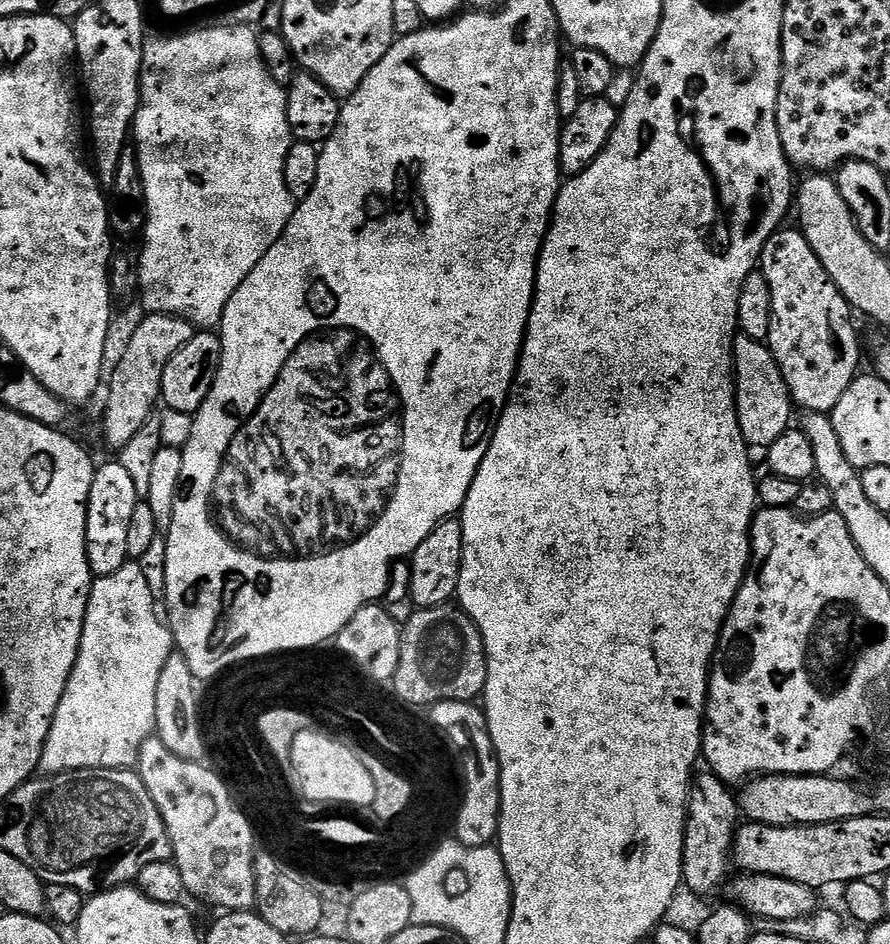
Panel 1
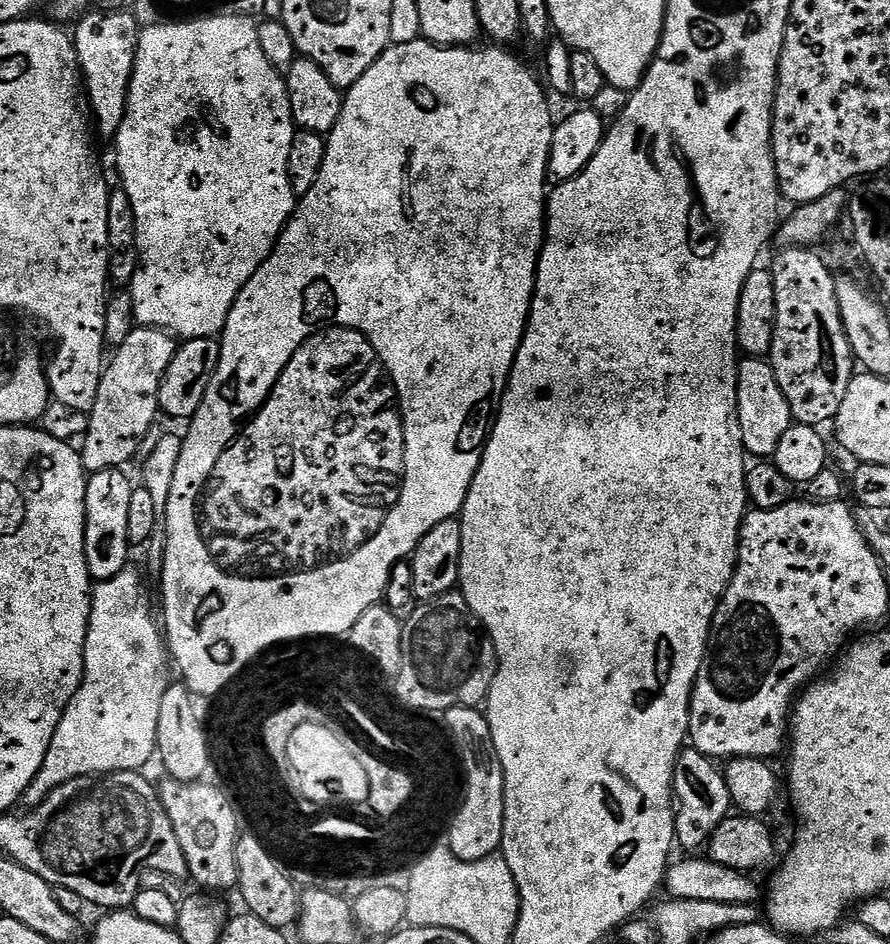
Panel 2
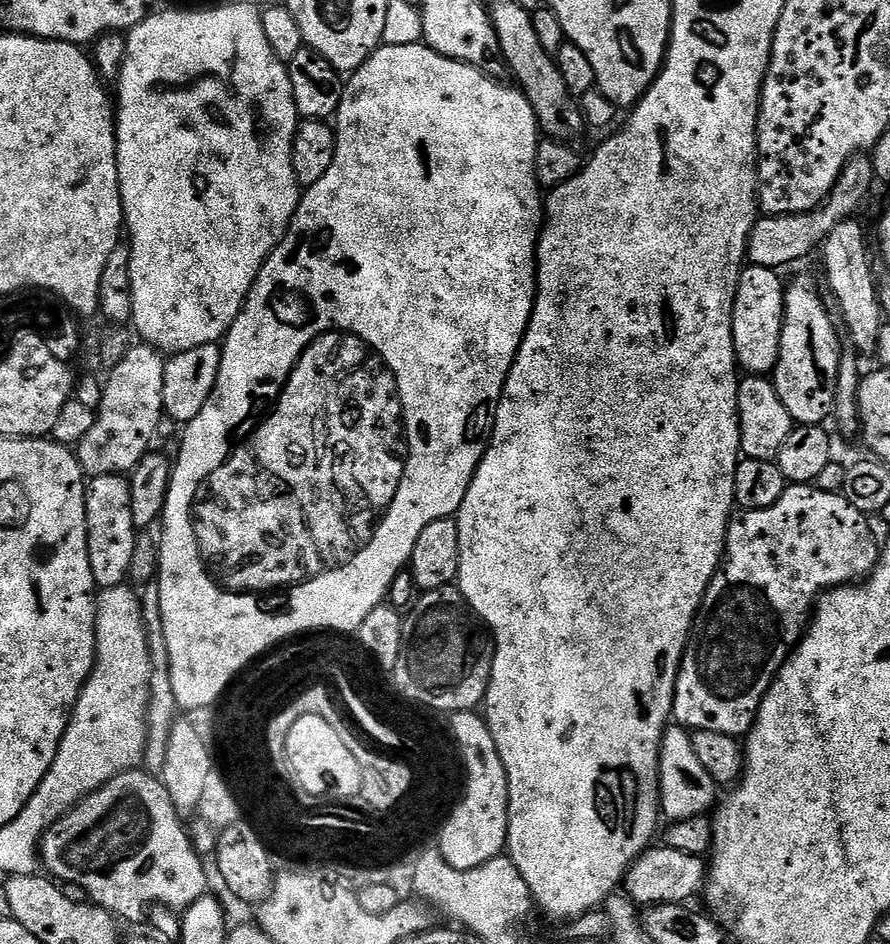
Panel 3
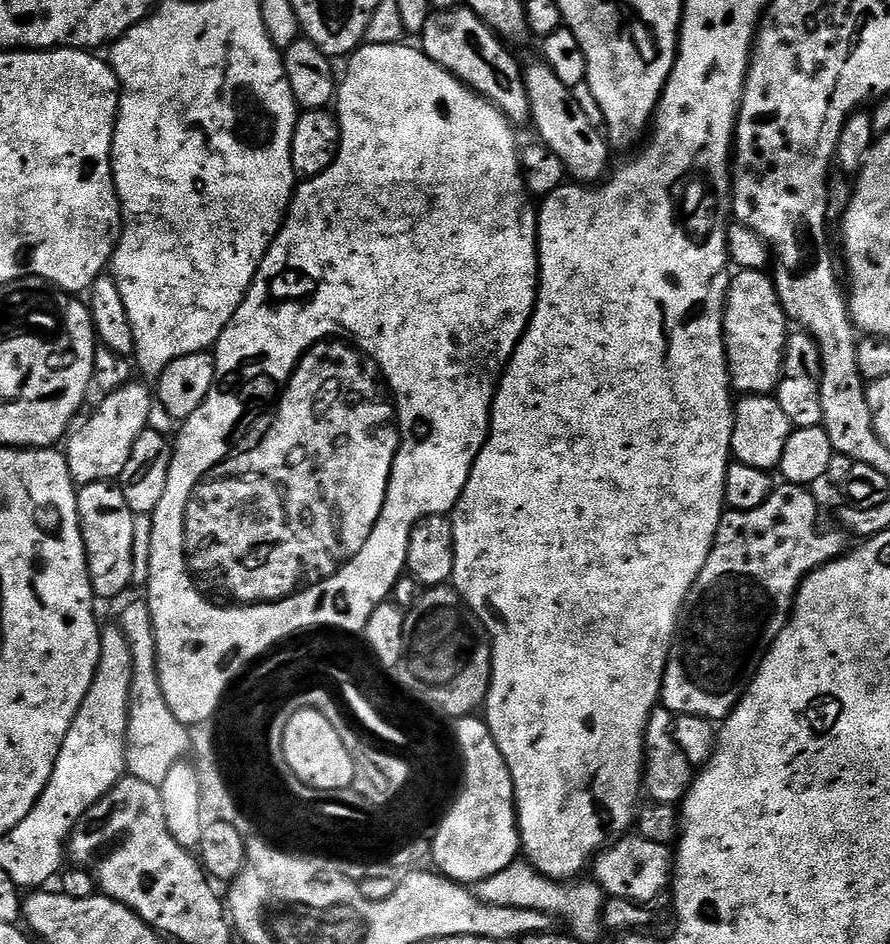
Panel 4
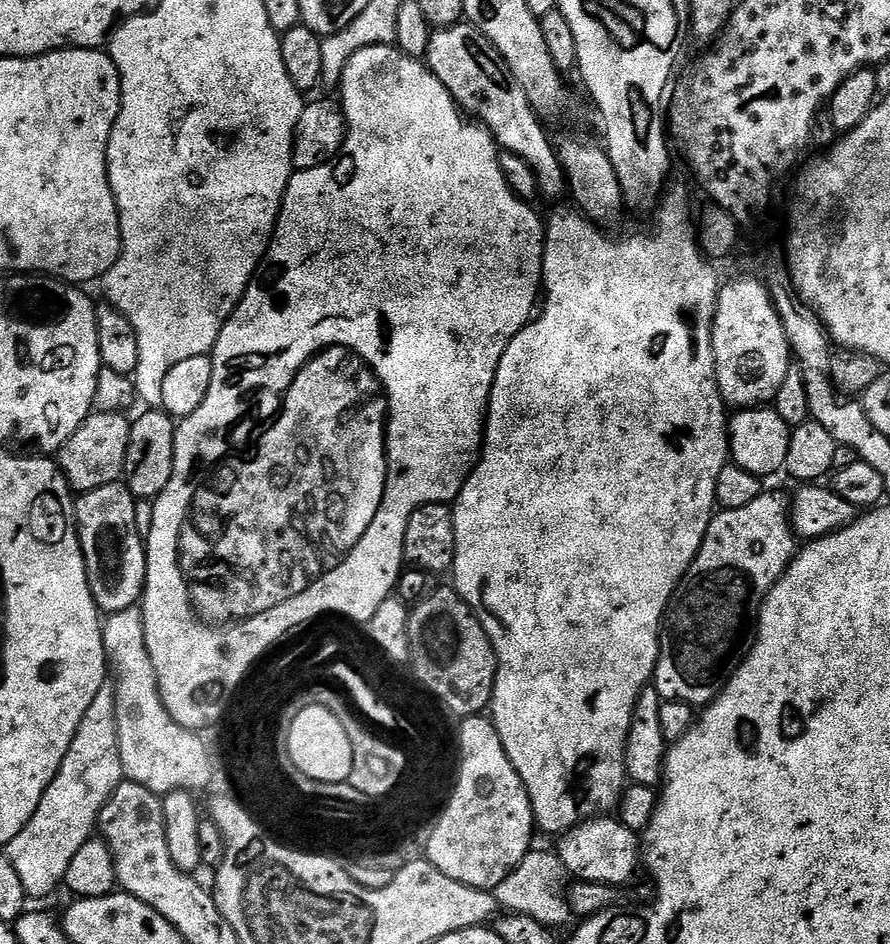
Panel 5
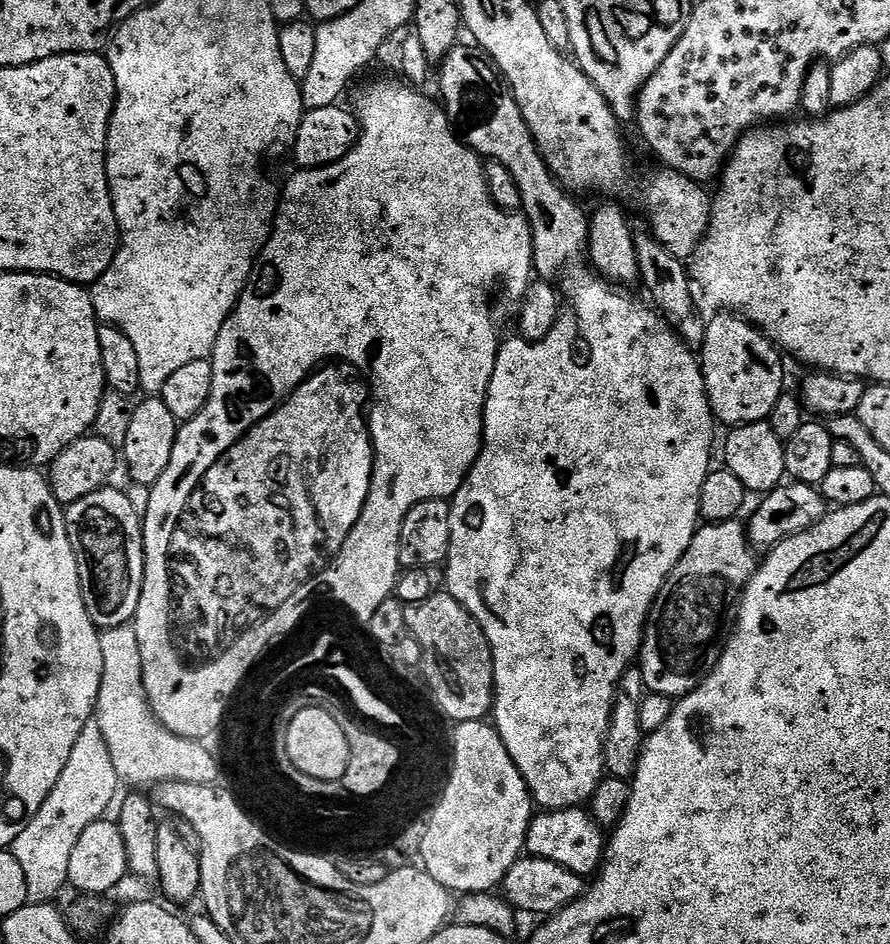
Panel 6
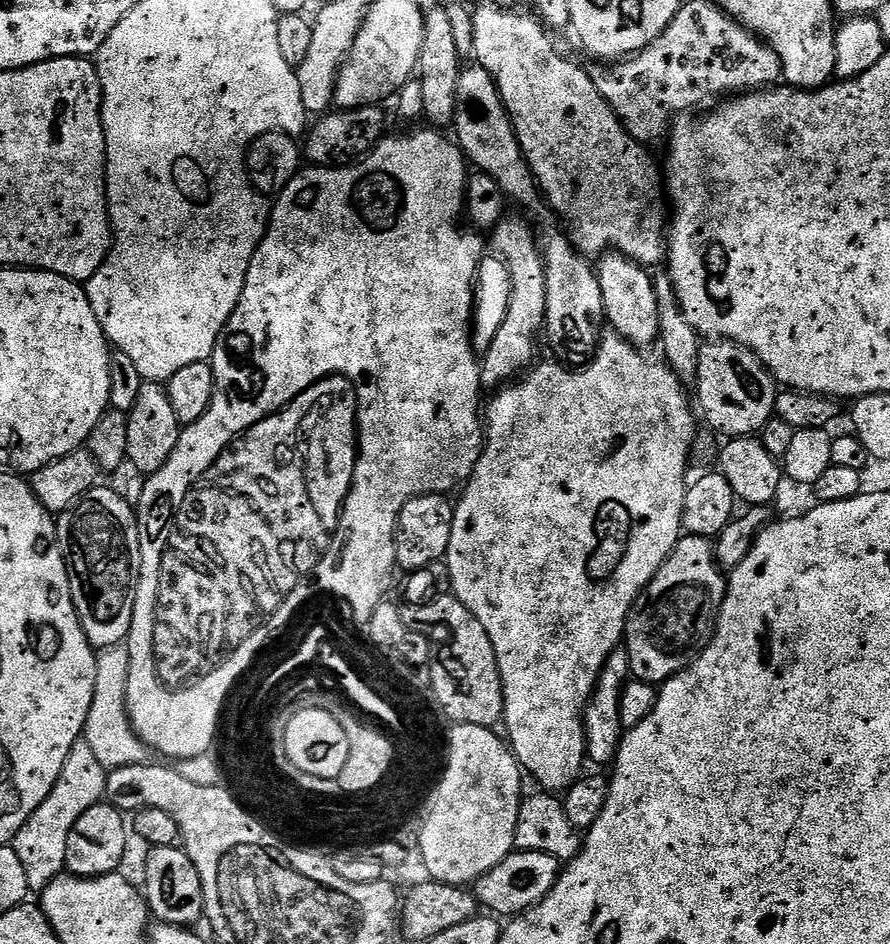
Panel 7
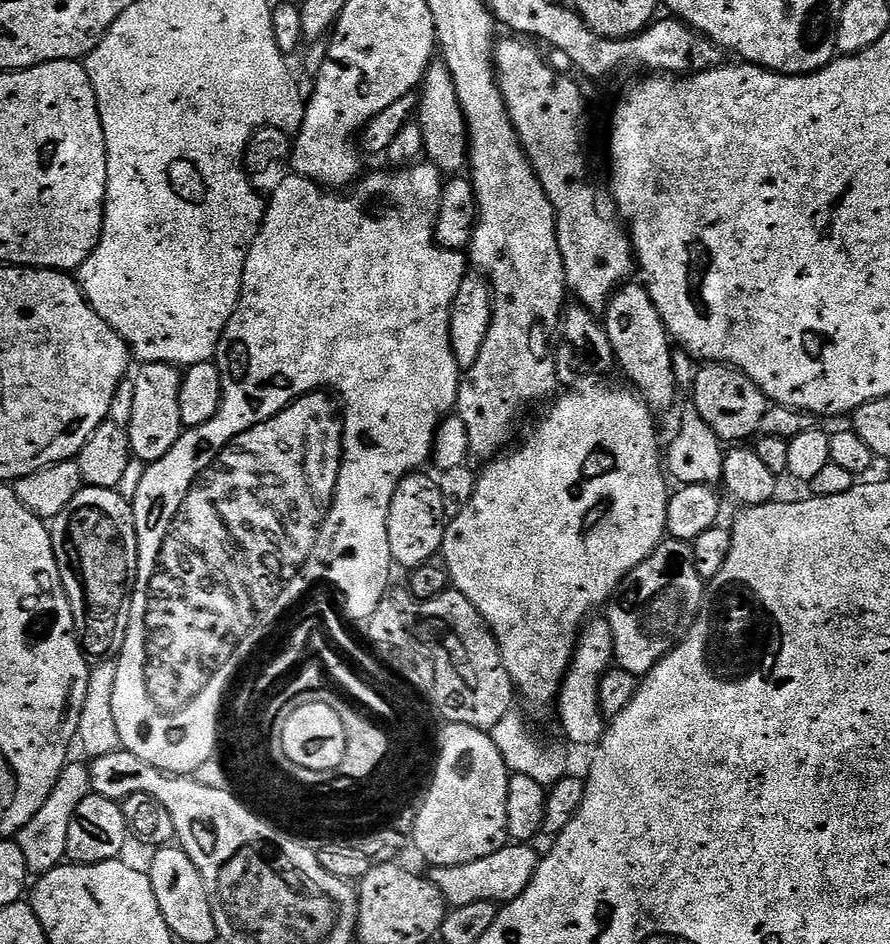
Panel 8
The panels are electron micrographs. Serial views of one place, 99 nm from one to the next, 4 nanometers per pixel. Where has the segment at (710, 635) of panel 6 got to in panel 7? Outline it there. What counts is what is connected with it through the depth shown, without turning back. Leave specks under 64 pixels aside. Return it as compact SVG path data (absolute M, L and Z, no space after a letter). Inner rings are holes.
M681 535L675 550L662 562L628 615L622 648L629 673L635 679L659 686L685 671L684 651L691 646L704 611L708 607L719 609L725 587L726 576L714 559L713 541L707 536Z

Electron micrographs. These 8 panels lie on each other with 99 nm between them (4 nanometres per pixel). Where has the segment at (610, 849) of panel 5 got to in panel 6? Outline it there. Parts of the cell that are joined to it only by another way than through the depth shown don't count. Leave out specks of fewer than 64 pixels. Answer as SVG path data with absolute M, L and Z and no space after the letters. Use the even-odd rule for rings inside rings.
M583 807L544 810L532 817L532 824L528 828L527 855L558 862L566 870L588 878L599 869L605 851L605 829L601 828Z

